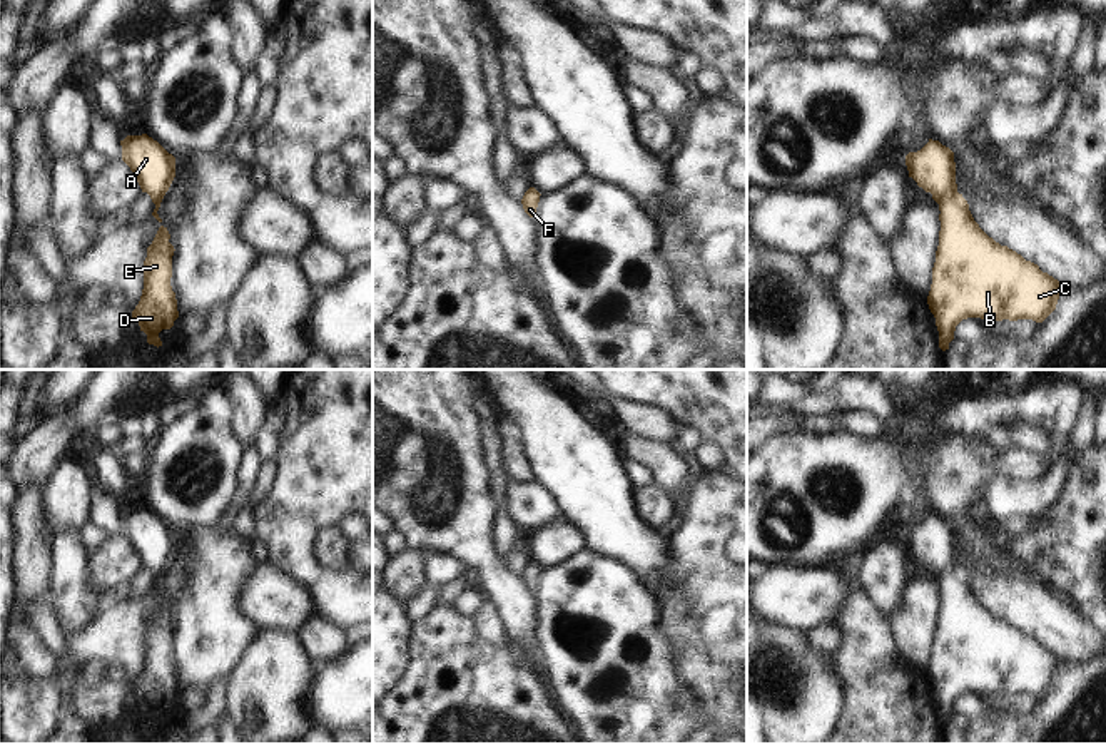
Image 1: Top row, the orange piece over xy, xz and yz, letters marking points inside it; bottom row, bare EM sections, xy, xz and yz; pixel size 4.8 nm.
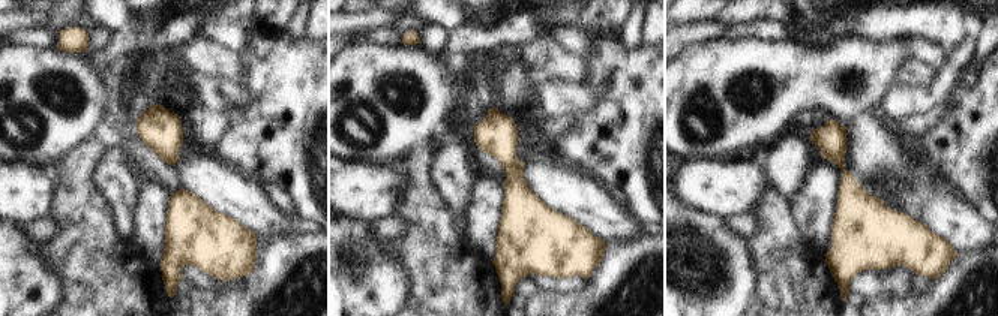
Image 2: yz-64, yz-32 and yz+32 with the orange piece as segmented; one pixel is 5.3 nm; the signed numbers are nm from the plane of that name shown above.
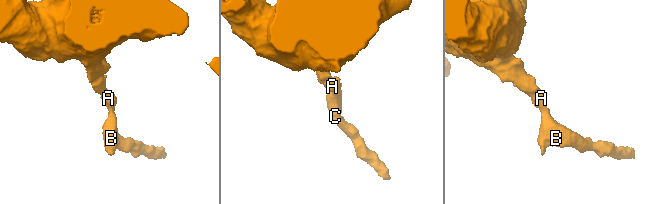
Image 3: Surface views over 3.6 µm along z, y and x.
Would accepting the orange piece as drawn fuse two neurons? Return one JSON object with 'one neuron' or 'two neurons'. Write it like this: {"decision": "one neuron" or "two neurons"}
{"decision": "one neuron"}

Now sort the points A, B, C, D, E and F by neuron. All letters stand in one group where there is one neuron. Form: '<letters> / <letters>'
A B C D E F

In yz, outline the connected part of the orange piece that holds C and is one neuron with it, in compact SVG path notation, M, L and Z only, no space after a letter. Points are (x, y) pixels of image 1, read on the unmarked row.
M929 513L921 525L906 530L906 540L909 552L932 568L941 585L939 620L927 670L939 706L939 722L942 726L949 724L956 701L967 692L987 696L1032 694L1043 697L1056 684L1064 660L1043 647L1038 639L996 617L979 602L967 575L957 567L954 527L939 515Z

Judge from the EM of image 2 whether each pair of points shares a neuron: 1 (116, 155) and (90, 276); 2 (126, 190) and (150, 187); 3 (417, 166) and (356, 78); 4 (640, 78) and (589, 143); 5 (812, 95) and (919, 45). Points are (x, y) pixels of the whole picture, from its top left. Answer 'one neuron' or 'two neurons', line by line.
1: two neurons
2: two neurons
3: two neurons
4: one neuron
5: two neurons

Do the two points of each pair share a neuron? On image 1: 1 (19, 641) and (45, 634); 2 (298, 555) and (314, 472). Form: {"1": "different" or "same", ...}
{"1": "different", "2": "same"}

